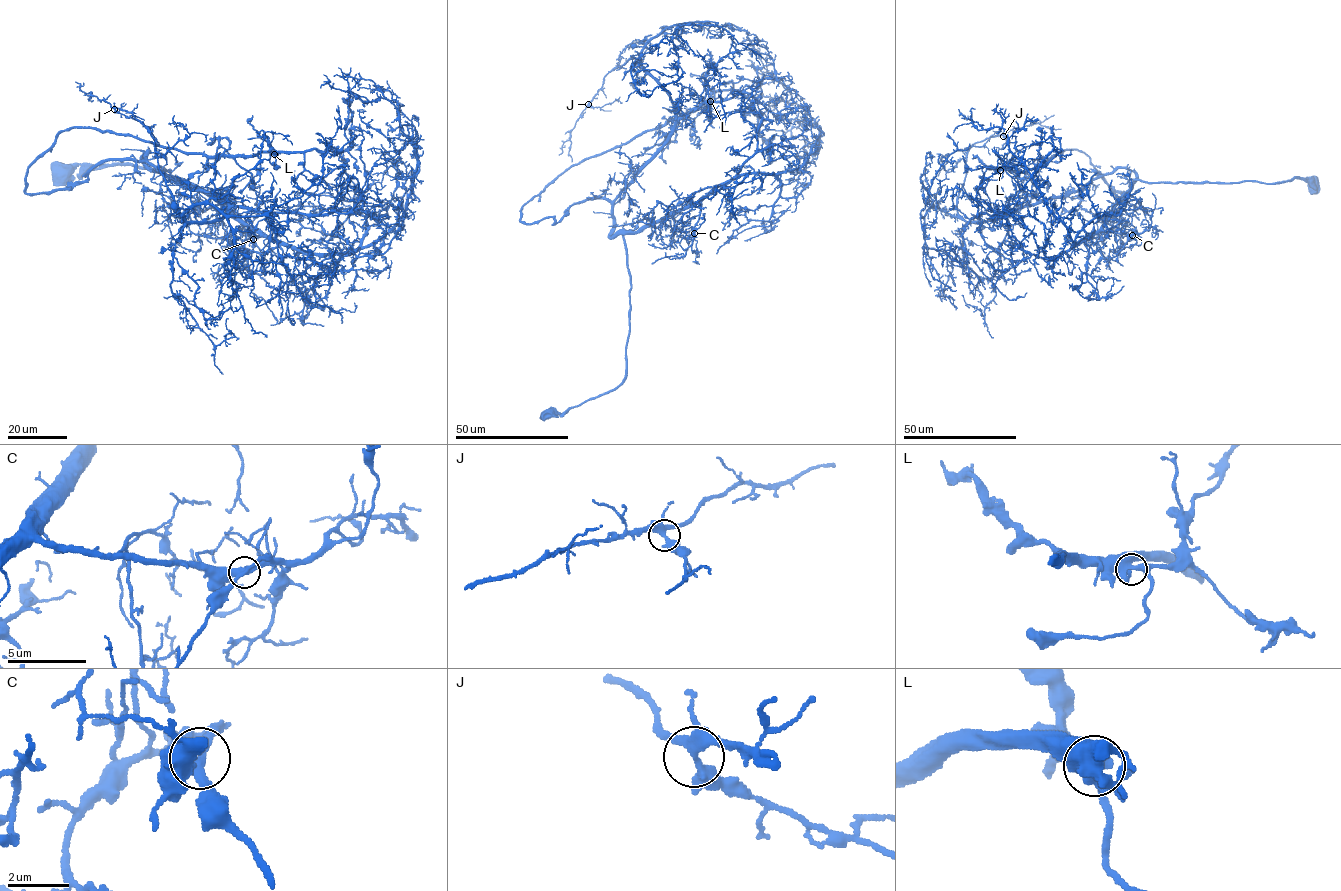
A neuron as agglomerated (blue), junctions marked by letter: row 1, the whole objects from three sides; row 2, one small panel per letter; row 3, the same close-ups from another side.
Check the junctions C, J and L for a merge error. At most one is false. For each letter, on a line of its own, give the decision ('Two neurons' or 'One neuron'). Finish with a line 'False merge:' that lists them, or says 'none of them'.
C: One neuron
J: One neuron
L: One neuron
False merge: none of them

